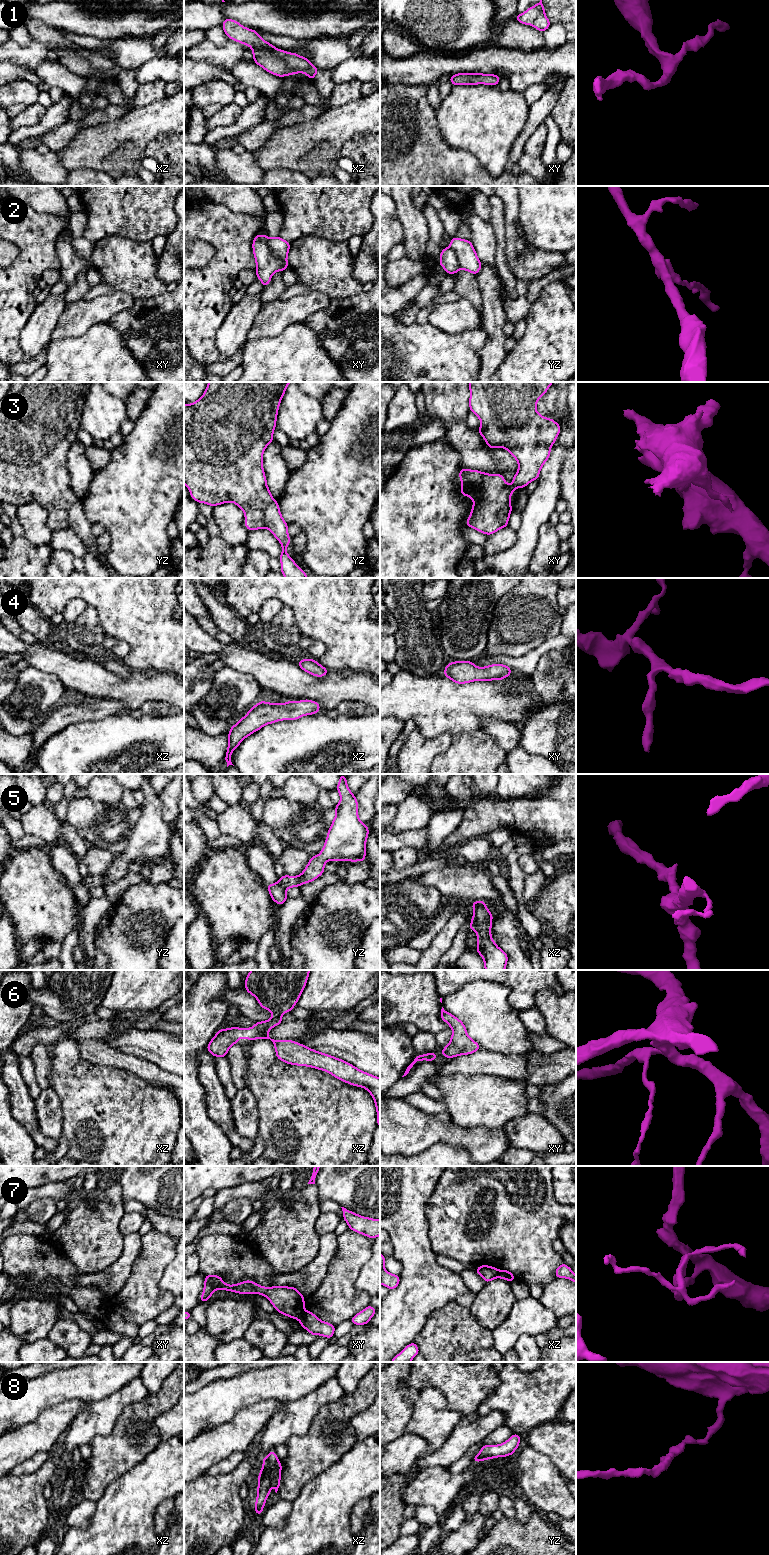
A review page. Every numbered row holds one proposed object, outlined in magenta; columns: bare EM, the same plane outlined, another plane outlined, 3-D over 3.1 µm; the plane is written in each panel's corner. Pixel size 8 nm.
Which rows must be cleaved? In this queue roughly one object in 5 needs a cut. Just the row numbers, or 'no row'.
2, 3, 7, 8

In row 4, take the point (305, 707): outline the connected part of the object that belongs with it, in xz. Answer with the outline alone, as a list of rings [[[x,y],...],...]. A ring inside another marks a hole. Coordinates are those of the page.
[[[308,699],[286,701],[285,704],[268,703],[261,700],[237,724],[231,726],[228,733],[228,748],[224,759],[227,767],[233,765],[231,753],[240,745],[241,741],[263,726],[282,720],[297,720],[302,716],[312,715],[319,711],[319,703]]]

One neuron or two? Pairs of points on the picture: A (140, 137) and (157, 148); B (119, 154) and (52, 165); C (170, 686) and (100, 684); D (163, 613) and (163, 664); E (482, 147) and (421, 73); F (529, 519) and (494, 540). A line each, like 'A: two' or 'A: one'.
A: two
B: two
C: one
D: one
E: two
F: two

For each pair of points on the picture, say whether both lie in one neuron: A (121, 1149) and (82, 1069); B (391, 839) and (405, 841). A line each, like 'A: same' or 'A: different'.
A: different
B: same

